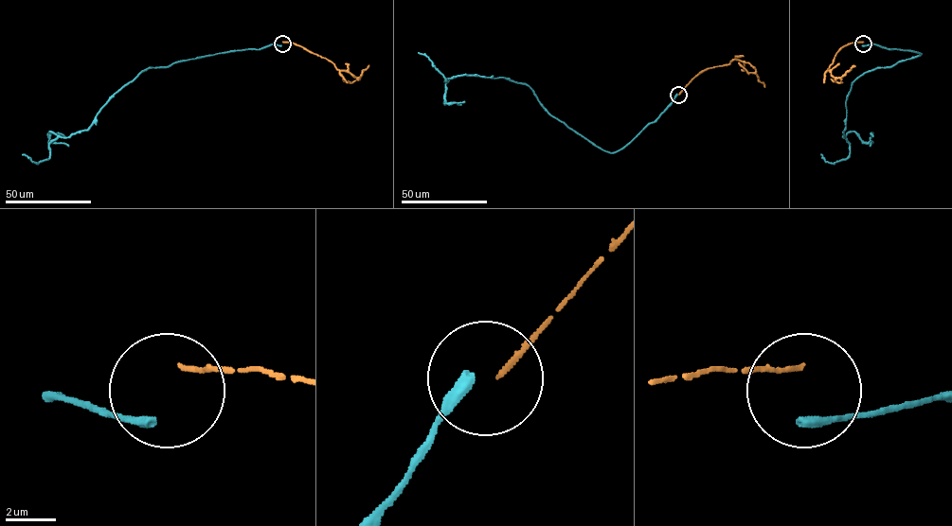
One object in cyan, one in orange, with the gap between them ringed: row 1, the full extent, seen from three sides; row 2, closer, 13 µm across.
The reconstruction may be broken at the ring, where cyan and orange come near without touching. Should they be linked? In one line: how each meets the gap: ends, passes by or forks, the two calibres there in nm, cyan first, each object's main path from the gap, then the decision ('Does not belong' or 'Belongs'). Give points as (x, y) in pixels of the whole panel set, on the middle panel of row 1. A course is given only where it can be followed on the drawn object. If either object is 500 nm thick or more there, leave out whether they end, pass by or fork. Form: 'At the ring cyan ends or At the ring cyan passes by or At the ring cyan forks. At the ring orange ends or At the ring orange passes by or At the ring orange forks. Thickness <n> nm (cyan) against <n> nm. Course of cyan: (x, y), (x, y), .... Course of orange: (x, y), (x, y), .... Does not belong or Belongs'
At the ring cyan ends. At the ring orange ends. Thickness 440 nm (cyan) against 200 nm. Course of cyan: (677, 94), (654, 122), (610, 152), (552, 116), (528, 85), (465, 75), (445, 80), (418, 52). Course of orange: (679, 94), (704, 70), (728, 64), (734, 60), (748, 62), (755, 72), (748, 72), (739, 62). Does not belong

